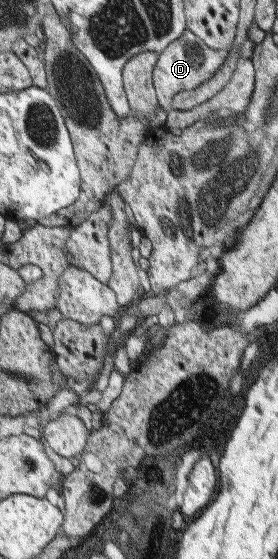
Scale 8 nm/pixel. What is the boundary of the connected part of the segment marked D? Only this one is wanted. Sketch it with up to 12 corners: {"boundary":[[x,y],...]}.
{"boundary":[[189,30],[151,70],[166,113],[177,92],[210,79],[228,51],[210,49]]}

